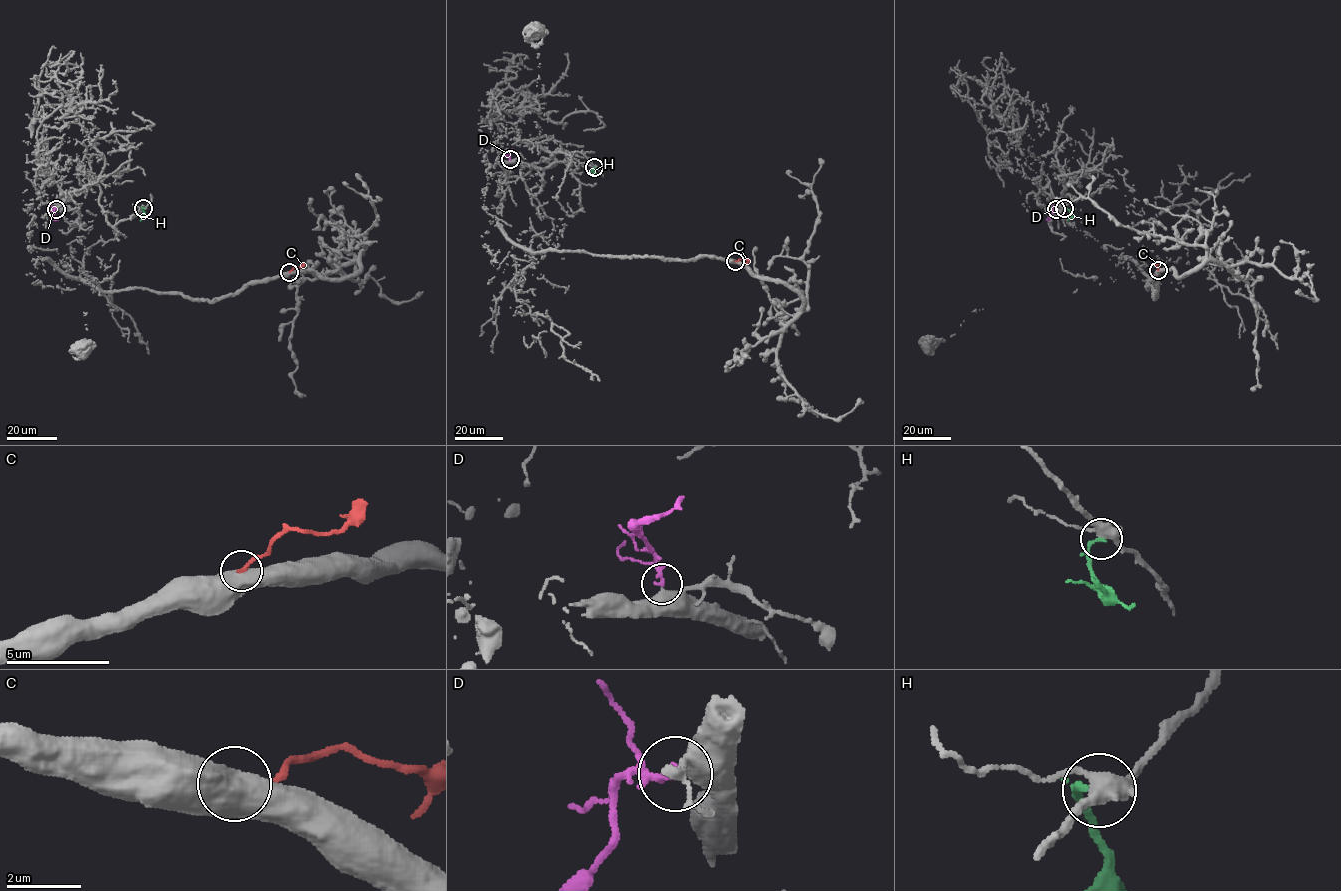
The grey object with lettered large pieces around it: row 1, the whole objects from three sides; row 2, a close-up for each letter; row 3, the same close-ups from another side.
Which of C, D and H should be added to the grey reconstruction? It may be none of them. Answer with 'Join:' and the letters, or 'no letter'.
Join: D

